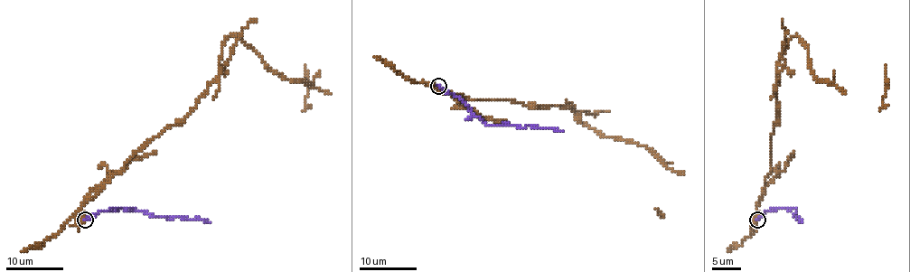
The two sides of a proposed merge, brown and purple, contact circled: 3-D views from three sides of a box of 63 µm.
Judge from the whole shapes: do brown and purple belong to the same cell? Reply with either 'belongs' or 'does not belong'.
does not belong

